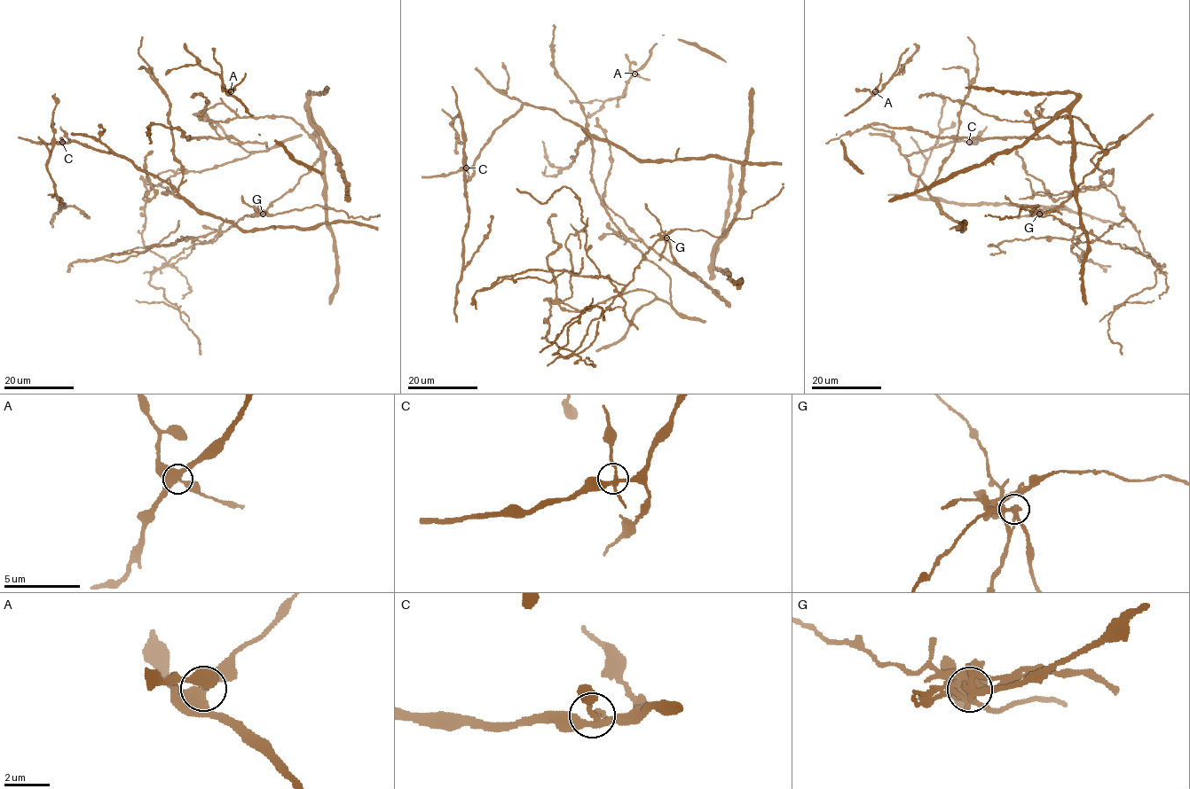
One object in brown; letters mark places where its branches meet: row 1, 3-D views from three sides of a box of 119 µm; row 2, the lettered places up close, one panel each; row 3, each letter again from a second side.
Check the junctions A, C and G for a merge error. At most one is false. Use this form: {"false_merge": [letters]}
{"false_merge": ["G"]}

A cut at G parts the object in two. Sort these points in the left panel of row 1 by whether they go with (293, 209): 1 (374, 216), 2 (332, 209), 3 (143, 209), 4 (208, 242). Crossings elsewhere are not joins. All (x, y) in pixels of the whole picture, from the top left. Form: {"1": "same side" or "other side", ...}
{"1": "same side", "2": "same side", "3": "same side", "4": "same side"}

